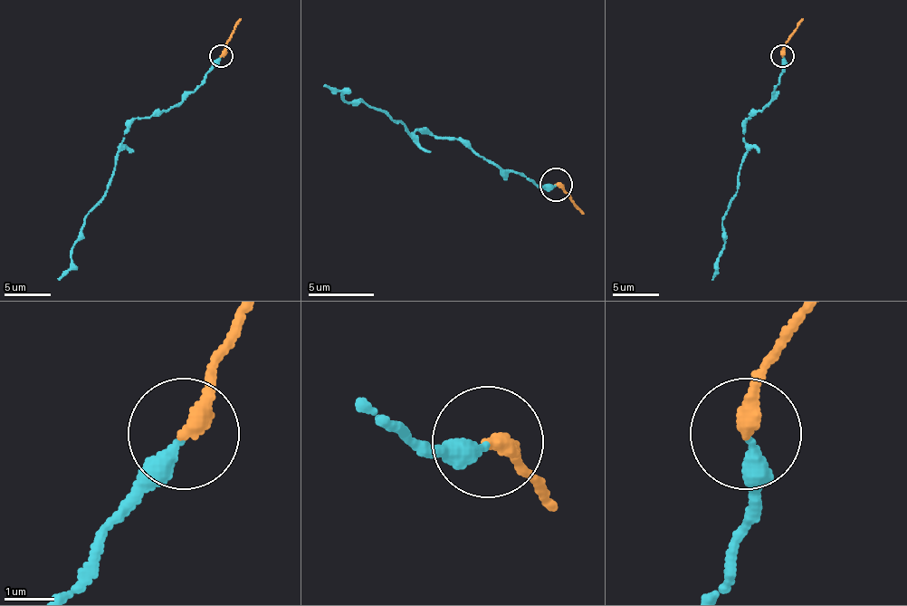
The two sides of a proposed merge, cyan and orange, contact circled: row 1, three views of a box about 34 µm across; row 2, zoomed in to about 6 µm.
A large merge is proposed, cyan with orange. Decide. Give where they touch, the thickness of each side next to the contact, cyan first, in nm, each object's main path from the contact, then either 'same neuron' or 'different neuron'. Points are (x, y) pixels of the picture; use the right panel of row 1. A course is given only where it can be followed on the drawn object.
(782, 55) | 320/340 nm | cyan via (781, 56), (784, 70), (772, 98), (744, 125), (747, 150), (738, 192), (721, 217), (724, 247), (712, 280) | orange via (781, 56), (786, 40), (802, 19) | same neuron

